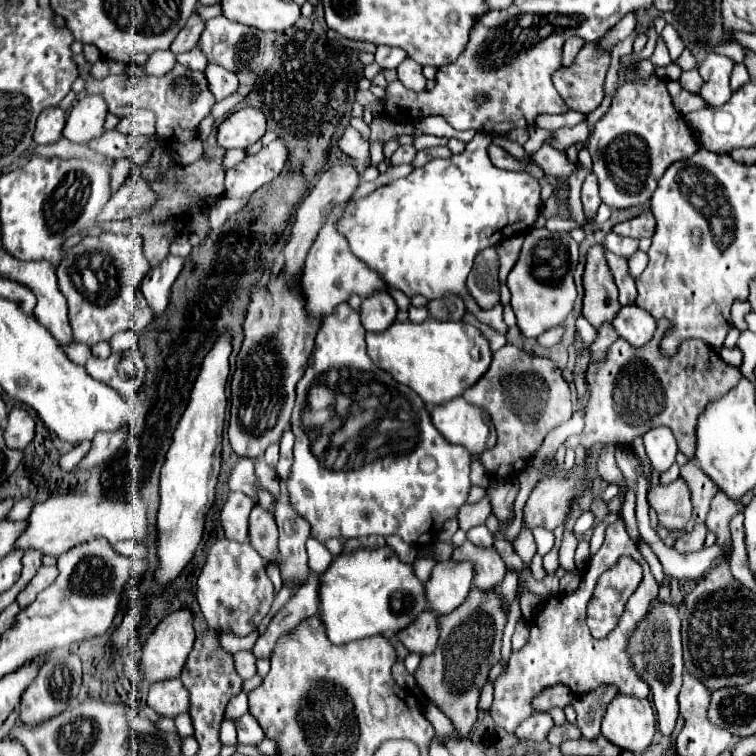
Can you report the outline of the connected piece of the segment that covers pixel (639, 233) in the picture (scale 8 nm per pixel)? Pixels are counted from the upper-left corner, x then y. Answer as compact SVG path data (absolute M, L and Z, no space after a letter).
M642 212L636 218L630 218L626 222L620 222L612 228L612 232L620 234L620 236L630 236L630 238L652 238L656 230L656 222L652 212Z

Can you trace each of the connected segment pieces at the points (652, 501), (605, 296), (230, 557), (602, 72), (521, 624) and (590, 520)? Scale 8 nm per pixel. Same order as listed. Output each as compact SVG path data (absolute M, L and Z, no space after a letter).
M682 478L662 486L654 486L648 492L648 504L656 510L658 522L670 530L686 528L692 506L690 506L690 490Z
M592 246L588 250L586 270L584 270L584 306L582 316L594 326L600 328L604 322L612 322L620 312L618 288L606 264L602 246Z
M228 538L212 544L206 564L198 576L198 604L208 628L222 634L246 636L258 628L274 600L274 586L264 570L264 558L248 542L232 542Z
M600 40L586 42L584 48L578 52L574 64L570 68L560 68L552 76L554 86L556 86L558 94L566 100L568 108L572 108L576 112L582 112L582 114L594 112L604 98L604 80L606 80L606 72L610 68L610 52L600 50L598 44L600 44Z
M520 618L518 624L516 624L516 632L512 636L512 650L520 650L528 640L528 626L526 626L526 620Z
M586 510L580 514L580 518L576 520L576 526L574 526L574 534L586 534L596 522L596 516L592 510Z

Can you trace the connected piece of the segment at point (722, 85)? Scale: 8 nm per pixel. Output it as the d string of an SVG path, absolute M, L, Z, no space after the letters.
M716 52L708 54L704 64L698 68L700 76L704 78L704 84L698 96L706 102L708 108L718 108L732 96L732 90L730 90L732 68L734 68L734 62Z

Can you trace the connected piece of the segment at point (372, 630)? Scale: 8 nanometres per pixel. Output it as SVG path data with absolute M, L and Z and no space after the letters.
M390 546L374 548L374 550L360 548L352 552L342 552L334 556L330 566L322 574L318 574L318 582L320 582L318 616L332 644L346 644L346 642L374 636L374 634L396 634L400 628L406 628L408 624L412 624L412 620L428 606L424 600L424 588L420 580L414 576L412 566L400 562L396 552Z

